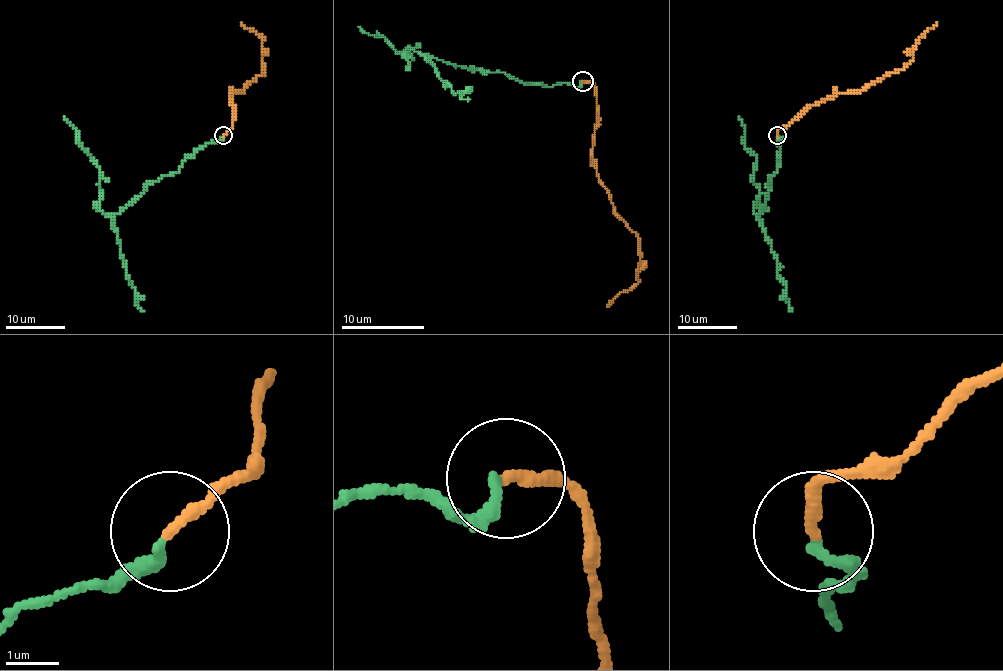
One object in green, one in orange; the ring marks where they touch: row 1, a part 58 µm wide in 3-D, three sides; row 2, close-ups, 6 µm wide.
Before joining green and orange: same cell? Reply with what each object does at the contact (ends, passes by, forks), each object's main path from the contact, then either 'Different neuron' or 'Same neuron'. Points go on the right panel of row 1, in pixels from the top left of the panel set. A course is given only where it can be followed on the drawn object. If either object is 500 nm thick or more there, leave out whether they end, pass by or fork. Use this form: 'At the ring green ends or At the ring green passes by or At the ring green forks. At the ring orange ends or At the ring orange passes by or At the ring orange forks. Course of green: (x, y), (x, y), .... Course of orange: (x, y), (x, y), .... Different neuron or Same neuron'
At the ring green ends. At the ring orange ends. Course of green: (776, 136), (779, 166), (757, 216), (756, 157), (742, 141), (738, 117). Course of orange: (776, 135), (807, 108), (837, 94), (874, 85), (902, 69), (913, 57), (919, 38), (937, 23). Same neuron

